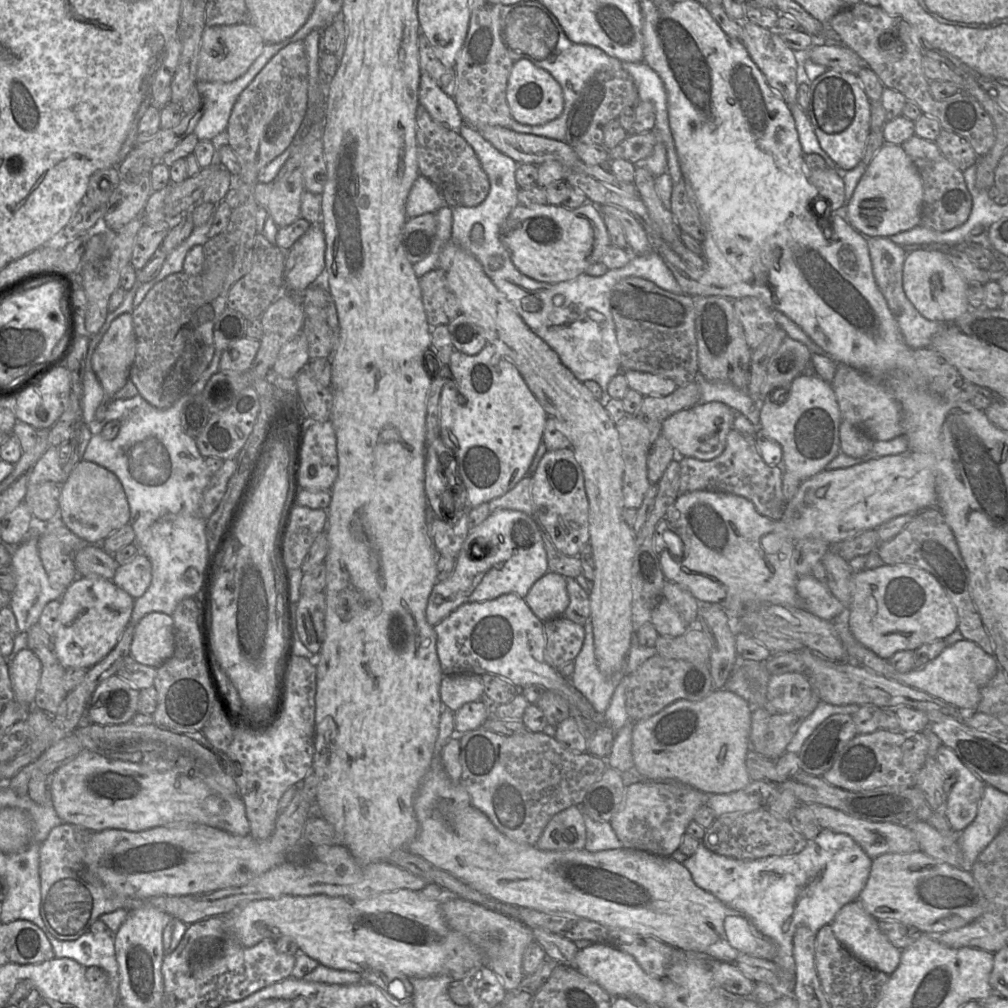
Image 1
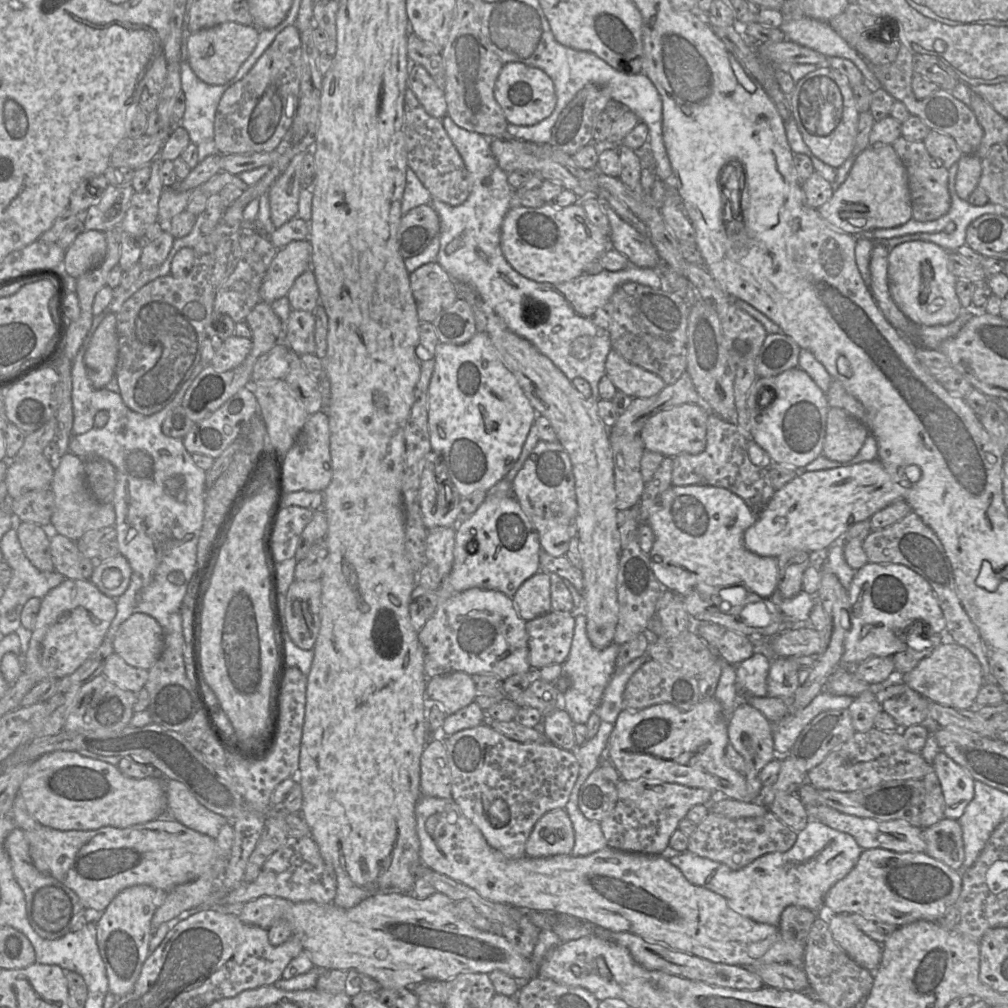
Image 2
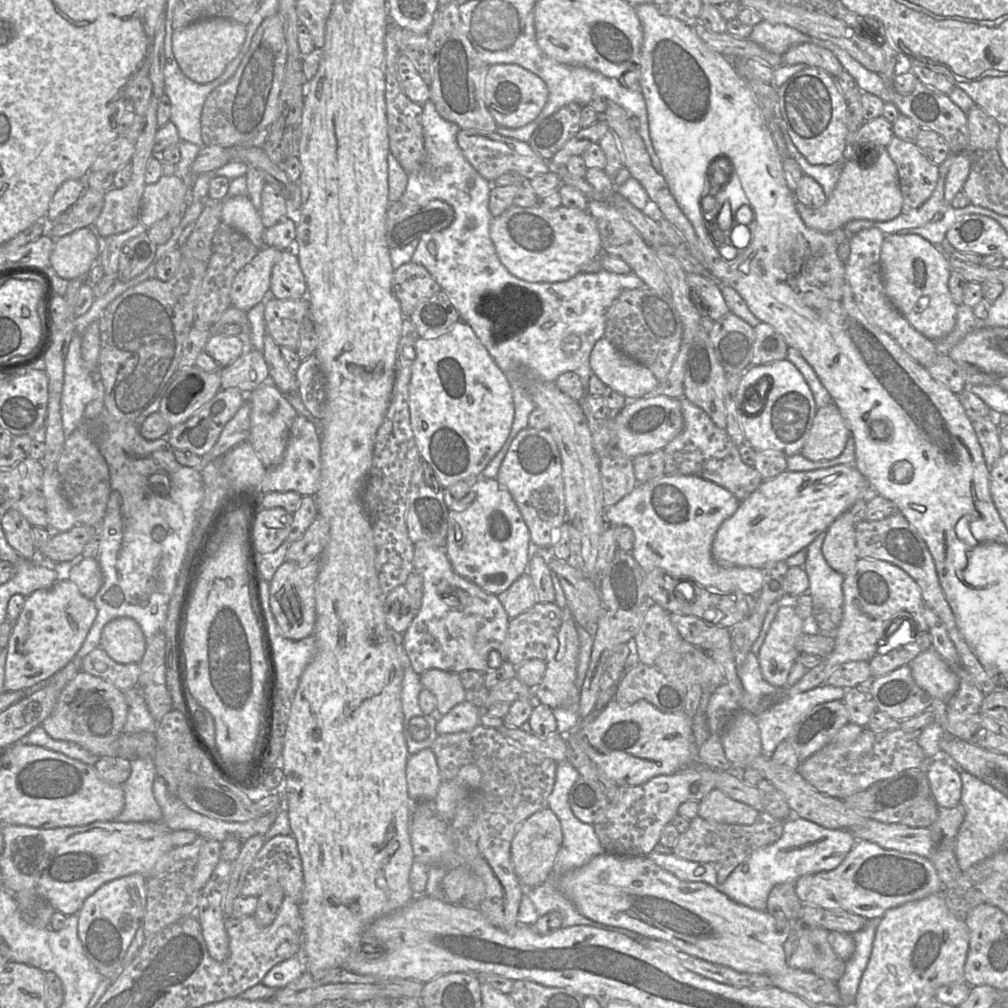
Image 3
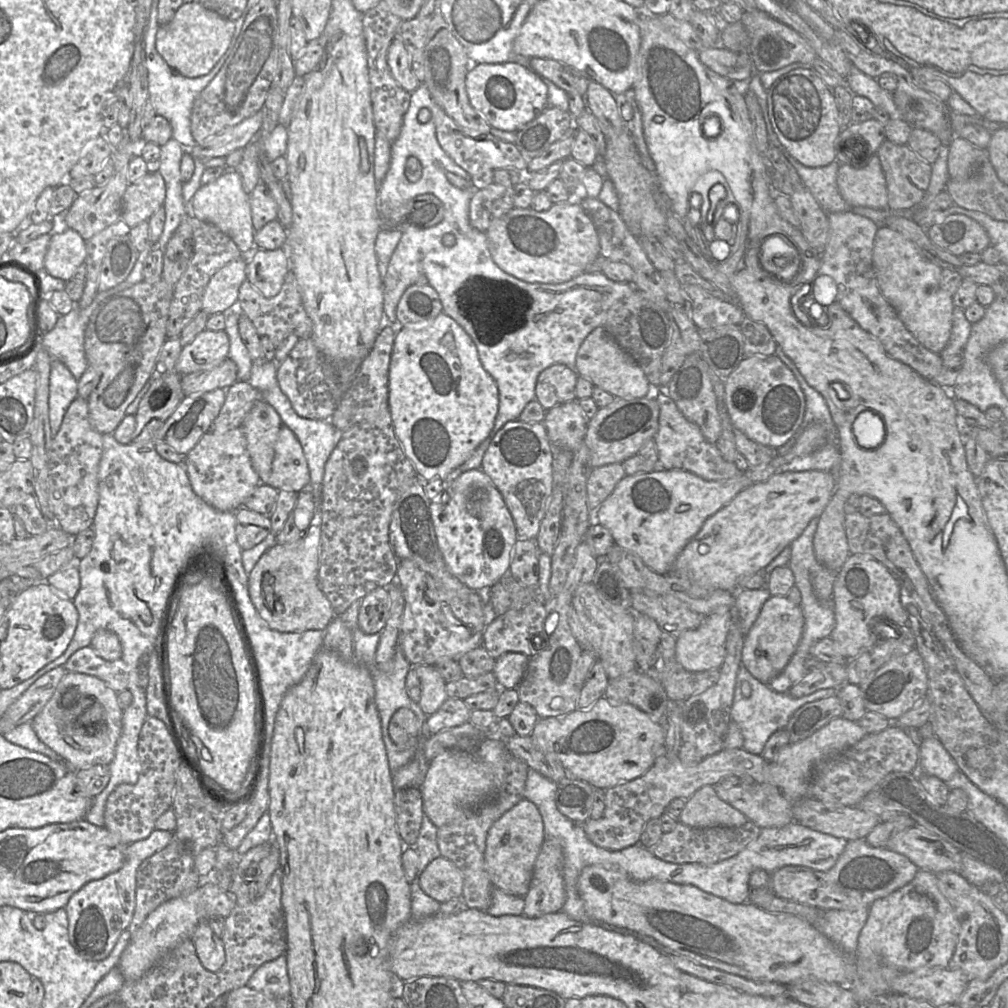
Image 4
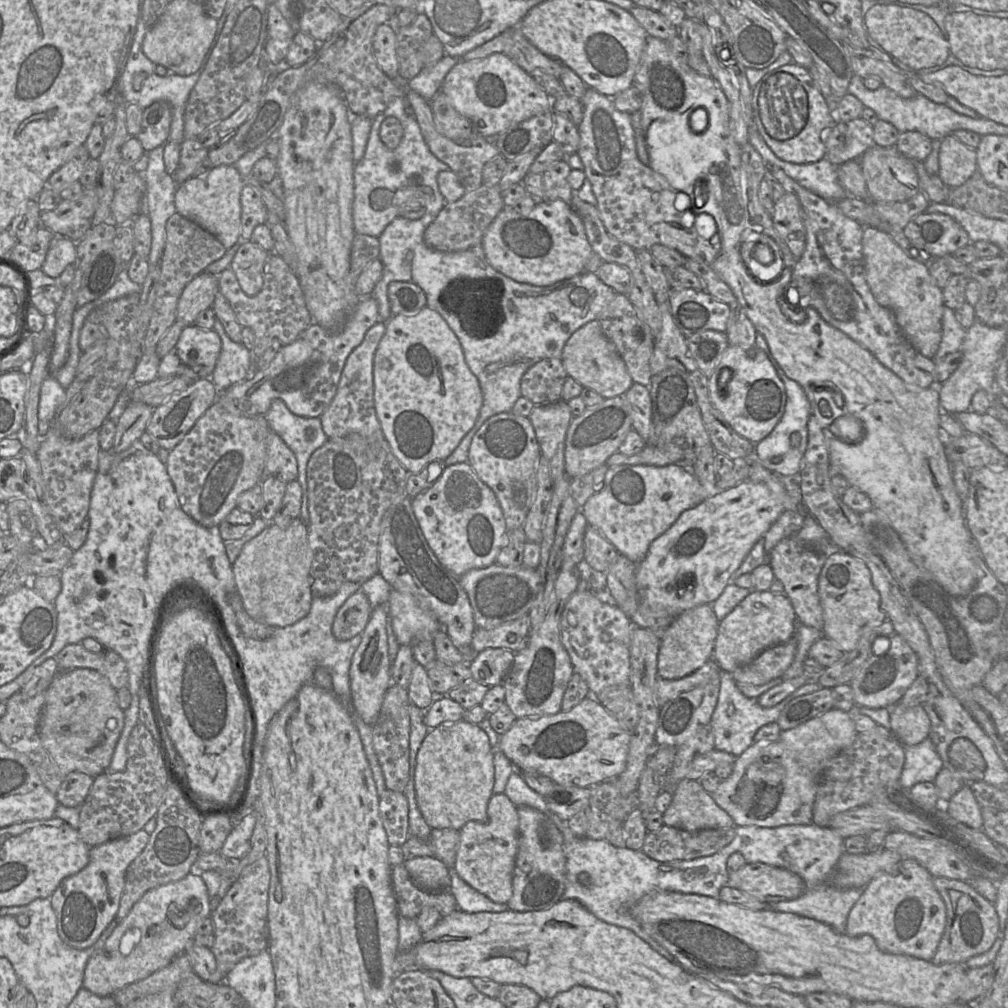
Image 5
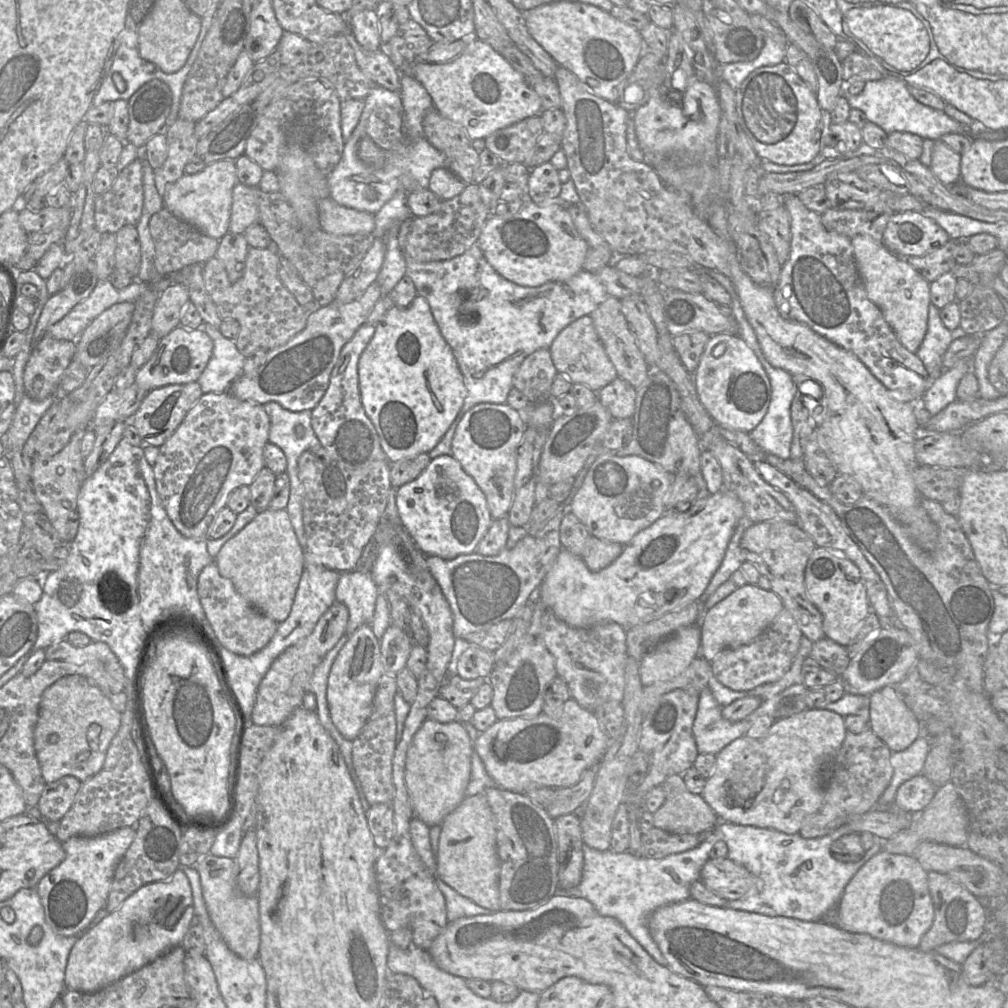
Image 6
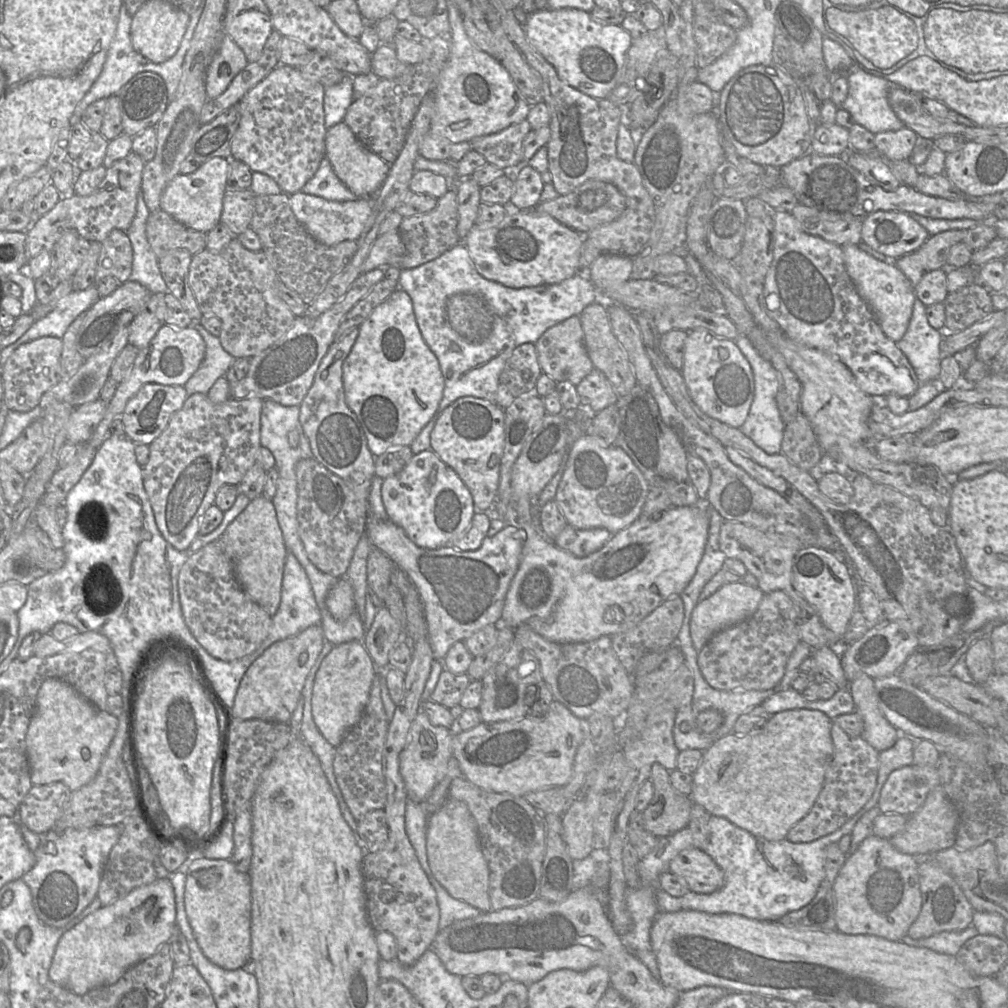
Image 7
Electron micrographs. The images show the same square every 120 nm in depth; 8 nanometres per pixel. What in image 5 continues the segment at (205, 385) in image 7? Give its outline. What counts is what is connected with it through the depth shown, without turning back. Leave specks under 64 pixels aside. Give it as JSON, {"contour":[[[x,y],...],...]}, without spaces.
{"contour":[[[218,320],[215,321],[214,331],[220,336],[221,350],[210,379],[221,392],[245,380],[253,372],[252,361],[247,348],[231,340]]]}

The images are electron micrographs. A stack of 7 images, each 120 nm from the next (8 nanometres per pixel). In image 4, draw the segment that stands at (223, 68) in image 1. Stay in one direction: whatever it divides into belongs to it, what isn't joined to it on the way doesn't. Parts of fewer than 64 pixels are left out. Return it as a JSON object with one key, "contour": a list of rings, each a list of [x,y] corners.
{"contour":[[[188,2],[176,11],[169,23],[159,26],[155,48],[174,71],[185,77],[196,78],[210,73],[223,58],[231,45],[235,30],[235,21],[226,19],[197,2]]]}

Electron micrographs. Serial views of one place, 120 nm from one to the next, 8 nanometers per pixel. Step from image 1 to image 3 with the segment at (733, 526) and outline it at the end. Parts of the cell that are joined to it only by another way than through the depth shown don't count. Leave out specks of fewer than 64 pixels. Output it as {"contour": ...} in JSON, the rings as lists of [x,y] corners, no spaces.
{"contour":[[[663,475],[638,483],[631,493],[618,503],[605,508],[604,517],[613,526],[630,527],[634,533],[631,554],[644,571],[661,571],[672,577],[688,577],[702,587],[714,587],[721,592],[740,591],[757,596],[763,586],[763,569],[721,565],[712,555],[712,543],[720,525],[738,509],[740,501],[725,488],[697,476]]]}

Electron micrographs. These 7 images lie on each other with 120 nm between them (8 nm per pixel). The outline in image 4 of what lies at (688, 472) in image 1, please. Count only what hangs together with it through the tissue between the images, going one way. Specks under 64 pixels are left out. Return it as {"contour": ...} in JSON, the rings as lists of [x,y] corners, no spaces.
{"contour":[[[649,383],[649,391],[645,397],[655,399],[660,407],[659,428],[654,442],[661,469],[685,470],[709,481],[726,480],[741,473],[734,463],[723,458],[715,443],[710,443],[705,439],[697,425],[683,416],[665,391],[660,393],[658,388]]]}

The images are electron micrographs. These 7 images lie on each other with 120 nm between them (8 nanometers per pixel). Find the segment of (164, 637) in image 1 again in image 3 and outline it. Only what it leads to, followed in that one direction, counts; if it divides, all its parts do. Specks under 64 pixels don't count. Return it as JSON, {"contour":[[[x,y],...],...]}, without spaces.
{"contour":[[[120,617],[107,623],[101,632],[99,647],[120,664],[139,664],[147,641],[140,625],[132,618]]]}

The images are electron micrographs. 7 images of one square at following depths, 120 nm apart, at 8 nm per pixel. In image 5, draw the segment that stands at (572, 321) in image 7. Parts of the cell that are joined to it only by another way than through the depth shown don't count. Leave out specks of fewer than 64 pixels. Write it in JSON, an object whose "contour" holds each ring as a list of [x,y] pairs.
{"contour":[[[598,320],[587,322],[571,335],[560,359],[569,377],[584,388],[597,392],[604,399],[624,395],[634,383],[623,359],[613,343],[604,335]]]}

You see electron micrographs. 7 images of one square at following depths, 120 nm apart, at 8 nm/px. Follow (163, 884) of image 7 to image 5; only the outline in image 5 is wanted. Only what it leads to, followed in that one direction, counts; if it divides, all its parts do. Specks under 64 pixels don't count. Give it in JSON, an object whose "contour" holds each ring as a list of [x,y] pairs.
{"contour":[[[189,873],[184,878],[182,878],[178,881],[170,882],[168,884],[161,885],[161,886],[155,887],[153,889],[150,889],[141,897],[141,899],[138,902],[135,903],[135,905],[132,907],[132,909],[130,910],[128,915],[114,929],[114,931],[111,933],[111,935],[106,940],[104,948],[99,953],[91,956],[89,958],[85,971],[84,971],[83,988],[87,989],[88,991],[90,991],[98,996],[112,995],[114,992],[118,991],[119,989],[121,989],[129,984],[132,984],[134,982],[145,979],[148,976],[150,976],[151,974],[153,974],[154,972],[166,967],[178,955],[183,954],[183,953],[187,954],[186,950],[187,950],[188,946],[191,943],[193,943],[193,938],[196,933],[196,930],[199,928],[199,926],[204,921],[204,919],[210,918],[213,907],[214,907],[214,900],[211,899],[211,897],[208,893],[207,886],[200,875],[195,875],[195,874]]]}

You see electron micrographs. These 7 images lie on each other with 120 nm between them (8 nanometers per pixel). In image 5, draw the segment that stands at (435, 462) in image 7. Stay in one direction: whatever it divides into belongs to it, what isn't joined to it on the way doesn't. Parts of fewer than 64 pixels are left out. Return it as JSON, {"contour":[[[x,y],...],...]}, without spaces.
{"contour":[[[468,463],[447,466],[430,488],[412,498],[412,509],[430,548],[440,563],[458,577],[469,570],[485,568],[496,563],[499,552],[506,545],[508,528],[498,500]]]}

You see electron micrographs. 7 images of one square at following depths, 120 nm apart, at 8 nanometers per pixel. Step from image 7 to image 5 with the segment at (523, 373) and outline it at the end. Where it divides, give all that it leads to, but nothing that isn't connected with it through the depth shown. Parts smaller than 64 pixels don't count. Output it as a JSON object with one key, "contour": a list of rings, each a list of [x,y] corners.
{"contour":[[[560,358],[543,359],[531,366],[522,376],[521,395],[534,405],[545,405],[561,399],[567,378]]]}

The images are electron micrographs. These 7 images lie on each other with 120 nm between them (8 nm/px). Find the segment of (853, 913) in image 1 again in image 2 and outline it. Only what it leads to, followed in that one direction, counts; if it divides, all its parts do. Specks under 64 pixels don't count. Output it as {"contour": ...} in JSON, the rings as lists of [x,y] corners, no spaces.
{"contour":[[[848,914],[827,915],[835,942],[859,966],[875,972],[882,959],[882,944],[862,932]]]}

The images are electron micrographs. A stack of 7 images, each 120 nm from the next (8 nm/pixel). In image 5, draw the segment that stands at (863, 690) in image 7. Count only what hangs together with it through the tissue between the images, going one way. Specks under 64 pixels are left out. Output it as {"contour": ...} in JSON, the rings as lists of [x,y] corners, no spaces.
{"contour":[[[897,703],[888,711],[889,729],[904,746],[913,746],[928,738],[931,723],[921,705],[907,707]]]}

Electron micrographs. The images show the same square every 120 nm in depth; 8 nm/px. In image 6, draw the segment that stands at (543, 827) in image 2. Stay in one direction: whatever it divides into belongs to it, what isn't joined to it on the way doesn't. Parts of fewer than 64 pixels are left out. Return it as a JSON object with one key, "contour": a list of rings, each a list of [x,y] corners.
{"contour":[[[484,794],[466,796],[439,826],[435,854],[437,877],[477,905],[493,912],[501,910],[495,819]]]}

